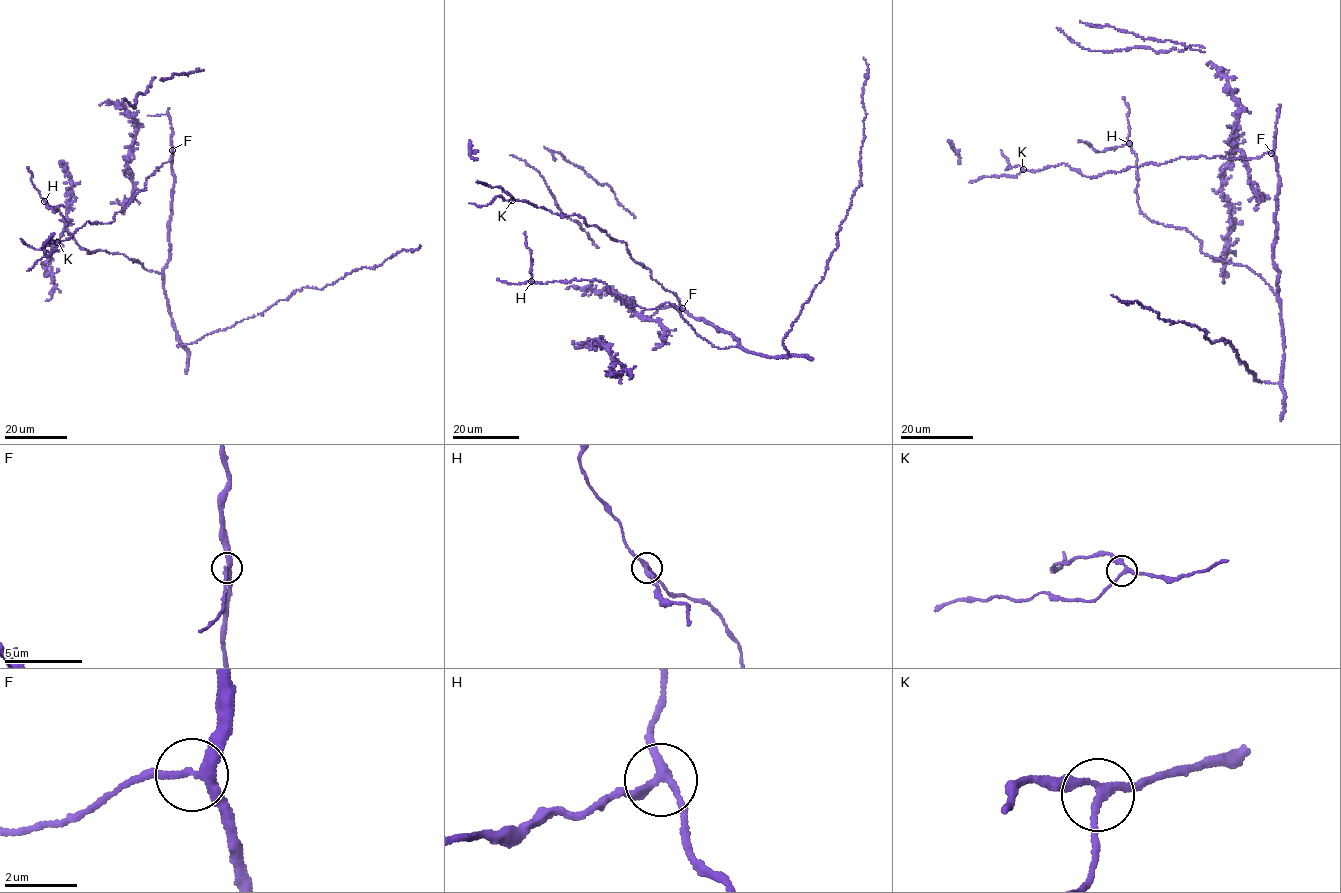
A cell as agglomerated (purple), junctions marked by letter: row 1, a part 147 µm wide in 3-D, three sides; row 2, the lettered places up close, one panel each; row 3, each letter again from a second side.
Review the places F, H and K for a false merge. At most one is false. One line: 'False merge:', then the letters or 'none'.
False merge: H

